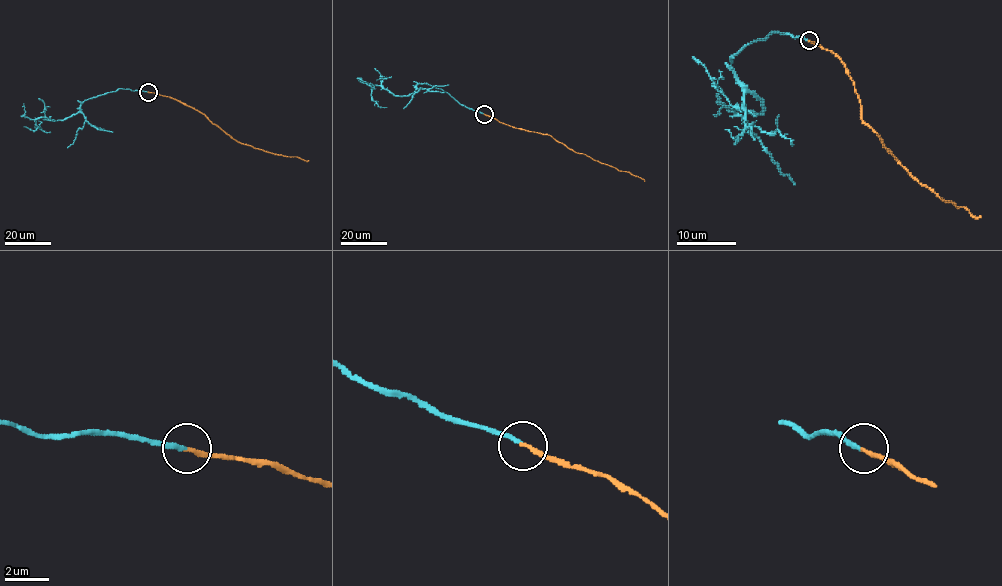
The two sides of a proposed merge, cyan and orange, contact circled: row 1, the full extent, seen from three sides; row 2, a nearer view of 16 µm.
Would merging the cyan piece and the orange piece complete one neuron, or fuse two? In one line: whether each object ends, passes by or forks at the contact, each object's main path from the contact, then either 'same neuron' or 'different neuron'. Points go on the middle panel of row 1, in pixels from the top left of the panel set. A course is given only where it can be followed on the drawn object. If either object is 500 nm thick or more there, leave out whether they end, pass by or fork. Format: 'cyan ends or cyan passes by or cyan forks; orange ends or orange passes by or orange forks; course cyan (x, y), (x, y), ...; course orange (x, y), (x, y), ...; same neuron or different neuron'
cyan ends; orange ends; course cyan (483, 113), (424, 83), (404, 96), (371, 85), (372, 99), (386, 107); course orange (483, 114), (517, 128), (549, 134), (578, 153), (629, 172), (645, 181); same neuron

